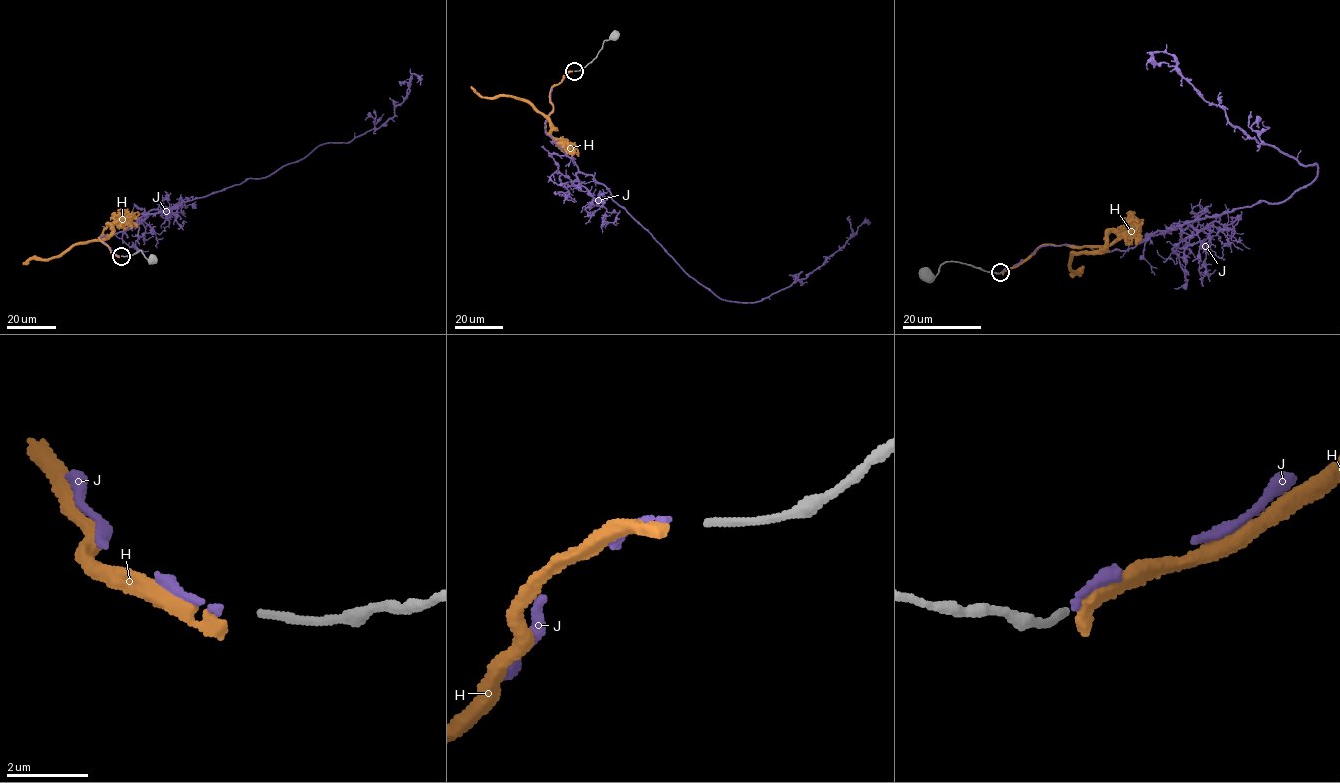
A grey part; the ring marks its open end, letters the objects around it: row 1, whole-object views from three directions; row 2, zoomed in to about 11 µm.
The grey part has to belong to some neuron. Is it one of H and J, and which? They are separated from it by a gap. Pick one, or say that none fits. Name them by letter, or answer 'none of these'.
J

